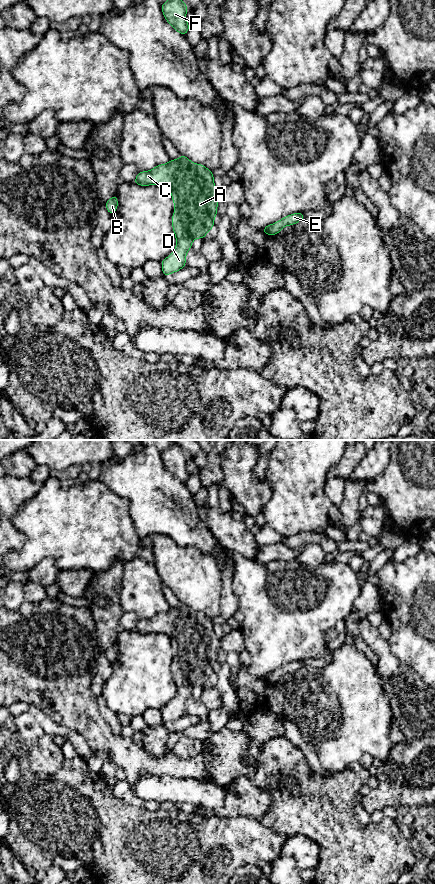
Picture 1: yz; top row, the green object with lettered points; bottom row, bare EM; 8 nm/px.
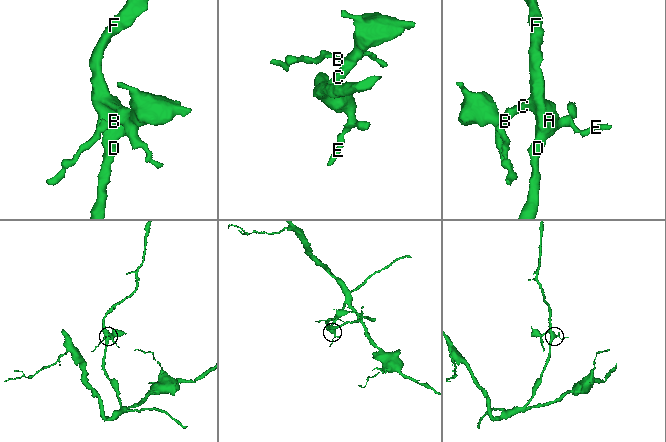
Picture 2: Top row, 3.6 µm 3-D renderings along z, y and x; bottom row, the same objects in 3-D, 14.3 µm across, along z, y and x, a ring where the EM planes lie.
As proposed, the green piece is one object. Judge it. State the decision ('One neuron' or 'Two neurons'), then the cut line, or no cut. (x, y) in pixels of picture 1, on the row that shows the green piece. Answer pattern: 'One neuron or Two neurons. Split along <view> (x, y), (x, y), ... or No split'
One neuron. No split

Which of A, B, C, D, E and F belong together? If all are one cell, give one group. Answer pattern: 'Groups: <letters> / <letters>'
Groups: A B C D E F

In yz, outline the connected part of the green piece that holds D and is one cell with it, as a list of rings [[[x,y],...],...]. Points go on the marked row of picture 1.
[[[183,155],[176,160],[170,159],[167,164],[157,165],[151,171],[139,172],[134,183],[141,186],[164,185],[171,192],[176,209],[171,220],[176,236],[176,248],[166,259],[161,261],[165,277],[186,265],[186,254],[191,249],[193,240],[195,238],[204,239],[205,235],[214,227],[219,191],[214,185],[212,171],[202,164],[193,163]]]

